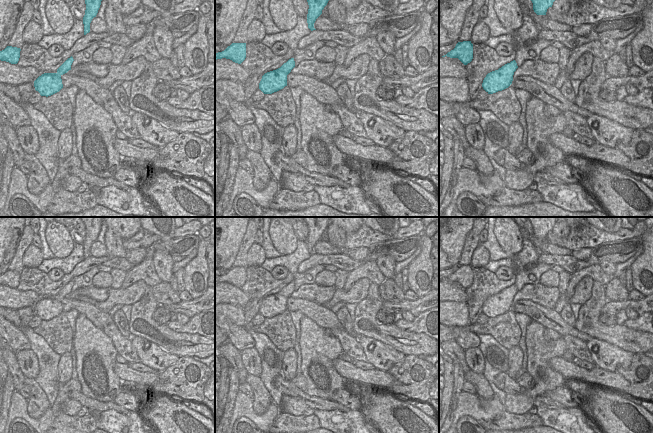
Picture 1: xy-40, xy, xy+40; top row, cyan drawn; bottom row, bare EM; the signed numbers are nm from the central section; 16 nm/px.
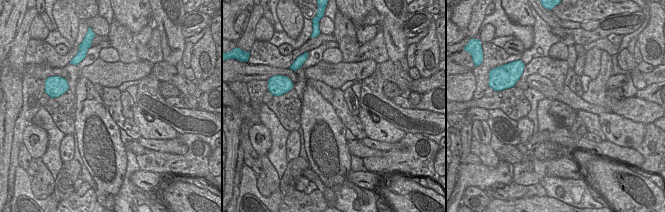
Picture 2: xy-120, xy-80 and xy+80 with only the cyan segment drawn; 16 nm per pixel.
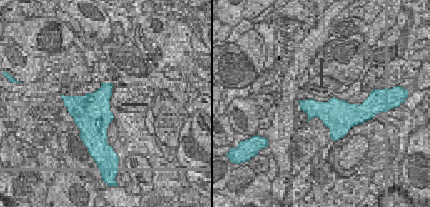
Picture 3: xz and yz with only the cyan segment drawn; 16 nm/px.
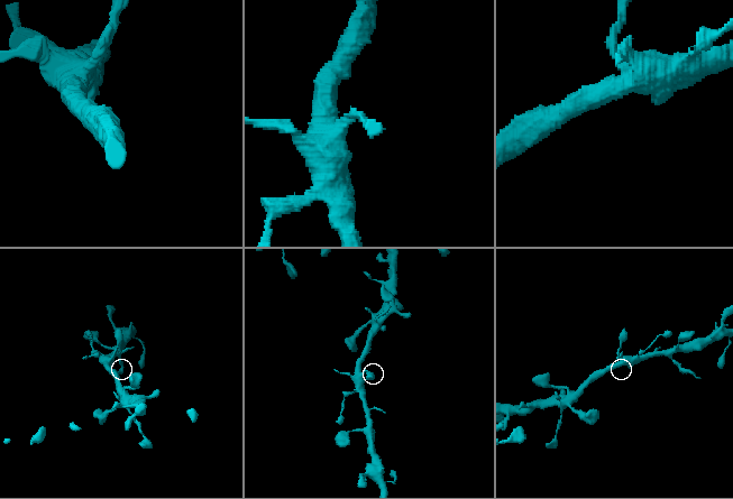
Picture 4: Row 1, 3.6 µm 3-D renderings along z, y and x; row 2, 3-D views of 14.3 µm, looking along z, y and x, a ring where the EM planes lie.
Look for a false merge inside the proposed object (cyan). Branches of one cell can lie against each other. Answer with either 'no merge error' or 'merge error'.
no merge error

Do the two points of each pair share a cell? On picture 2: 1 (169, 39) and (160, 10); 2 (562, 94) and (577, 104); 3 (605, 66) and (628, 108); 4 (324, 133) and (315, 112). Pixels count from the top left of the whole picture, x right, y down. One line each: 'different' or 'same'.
1: same
2: same
3: same
4: same

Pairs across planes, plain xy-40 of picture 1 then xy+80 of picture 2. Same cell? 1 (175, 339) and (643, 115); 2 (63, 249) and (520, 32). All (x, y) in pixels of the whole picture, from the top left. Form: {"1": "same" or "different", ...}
{"1": "same", "2": "different"}

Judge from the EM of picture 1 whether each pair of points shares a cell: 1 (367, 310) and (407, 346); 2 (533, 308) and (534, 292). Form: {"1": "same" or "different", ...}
{"1": "same", "2": "different"}

